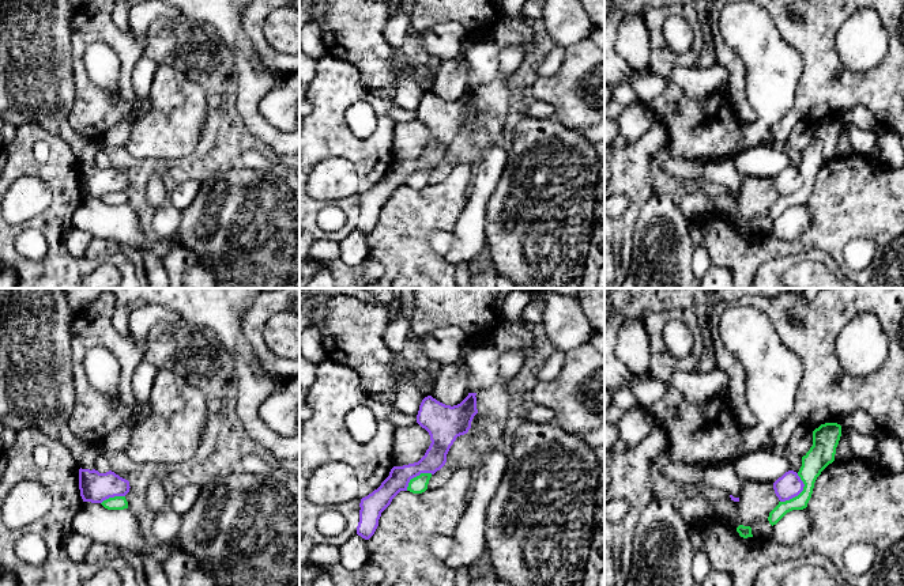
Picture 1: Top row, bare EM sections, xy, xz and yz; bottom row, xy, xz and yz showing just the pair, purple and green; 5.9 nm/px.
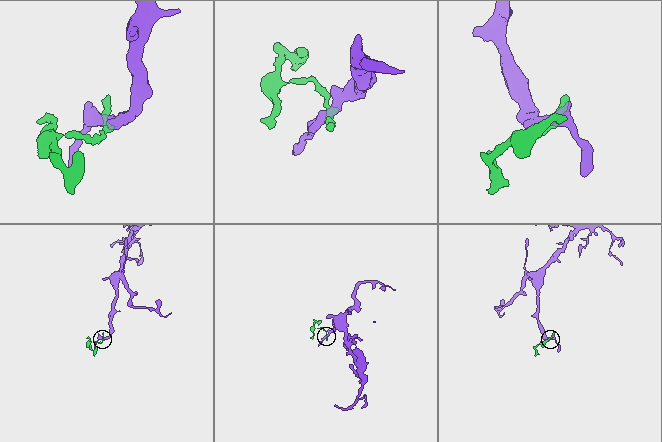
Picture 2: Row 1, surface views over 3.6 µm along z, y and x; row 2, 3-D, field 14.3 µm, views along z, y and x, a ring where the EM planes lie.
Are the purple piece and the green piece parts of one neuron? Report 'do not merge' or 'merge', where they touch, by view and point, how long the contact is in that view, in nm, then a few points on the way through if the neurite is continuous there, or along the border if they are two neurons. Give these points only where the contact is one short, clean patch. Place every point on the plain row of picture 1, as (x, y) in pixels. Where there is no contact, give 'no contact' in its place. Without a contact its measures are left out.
do not merge | yz (799, 188) | 200 nm | along yz (798, 169), (803, 184), (797, 191), (780, 197)

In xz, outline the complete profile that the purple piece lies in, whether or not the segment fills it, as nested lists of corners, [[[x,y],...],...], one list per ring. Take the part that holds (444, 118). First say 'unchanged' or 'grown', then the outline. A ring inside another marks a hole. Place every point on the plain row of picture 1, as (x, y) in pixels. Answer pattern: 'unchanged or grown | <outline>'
unchanged | [[[468,88],[460,99],[453,102],[432,91],[422,95],[417,118],[429,128],[432,139],[418,158],[393,162],[381,181],[361,194],[358,231],[369,235],[374,230],[381,208],[400,186],[407,186],[411,174],[421,169],[434,170],[445,160],[451,141],[457,132],[468,128],[478,109],[475,91],[477,88]]]

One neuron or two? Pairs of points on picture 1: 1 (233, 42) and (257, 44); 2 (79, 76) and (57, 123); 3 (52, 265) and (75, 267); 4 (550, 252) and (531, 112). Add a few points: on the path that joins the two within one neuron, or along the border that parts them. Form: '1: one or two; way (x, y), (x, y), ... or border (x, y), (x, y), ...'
1: two; border (241, 14), (241, 31), (245, 38)
2: two; border (72, 55), (75, 102), (67, 117)
3: one; way (57, 265), (70, 267)
4: two; border (524, 114), (533, 118), (553, 118)

